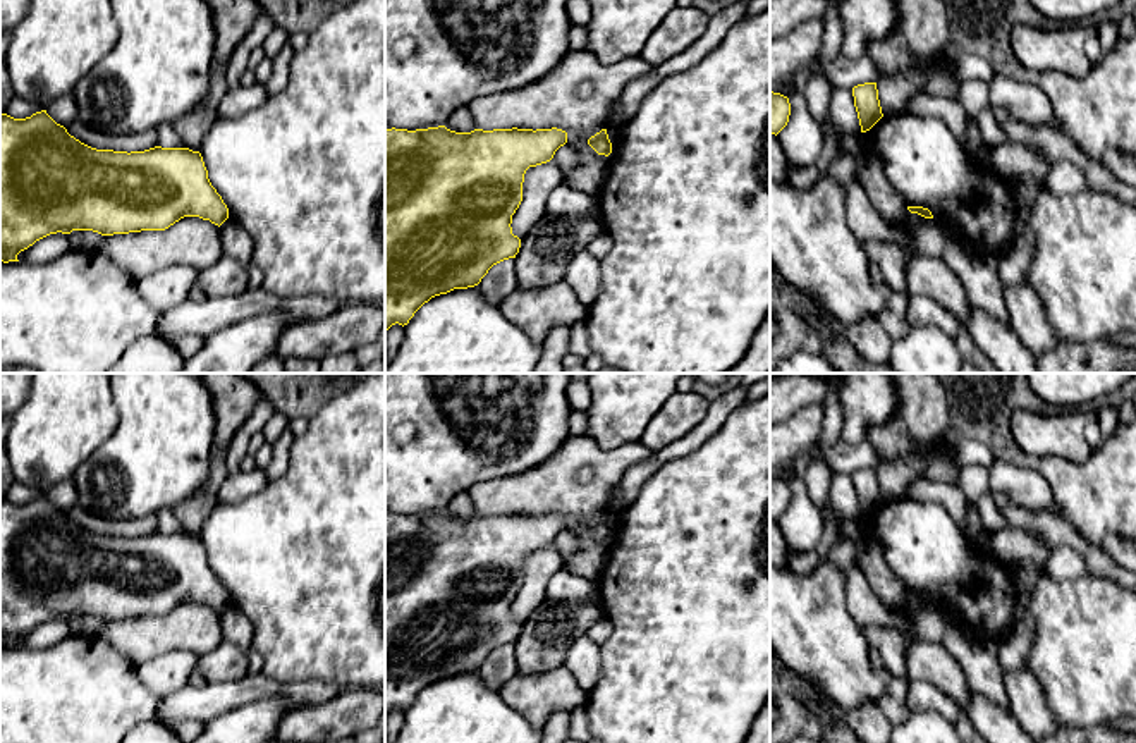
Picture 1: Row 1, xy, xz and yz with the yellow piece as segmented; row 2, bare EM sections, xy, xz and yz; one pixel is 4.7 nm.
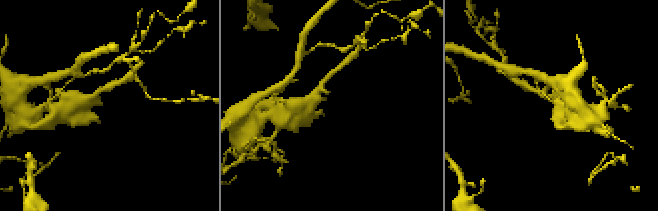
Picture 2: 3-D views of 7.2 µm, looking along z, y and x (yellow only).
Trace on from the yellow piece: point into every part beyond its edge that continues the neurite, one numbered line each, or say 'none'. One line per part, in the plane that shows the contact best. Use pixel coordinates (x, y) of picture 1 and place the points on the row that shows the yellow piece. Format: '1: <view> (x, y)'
none

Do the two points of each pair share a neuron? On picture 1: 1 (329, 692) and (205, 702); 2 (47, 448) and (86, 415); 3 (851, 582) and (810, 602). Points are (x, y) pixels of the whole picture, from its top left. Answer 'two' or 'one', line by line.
1: one
2: one
3: two

